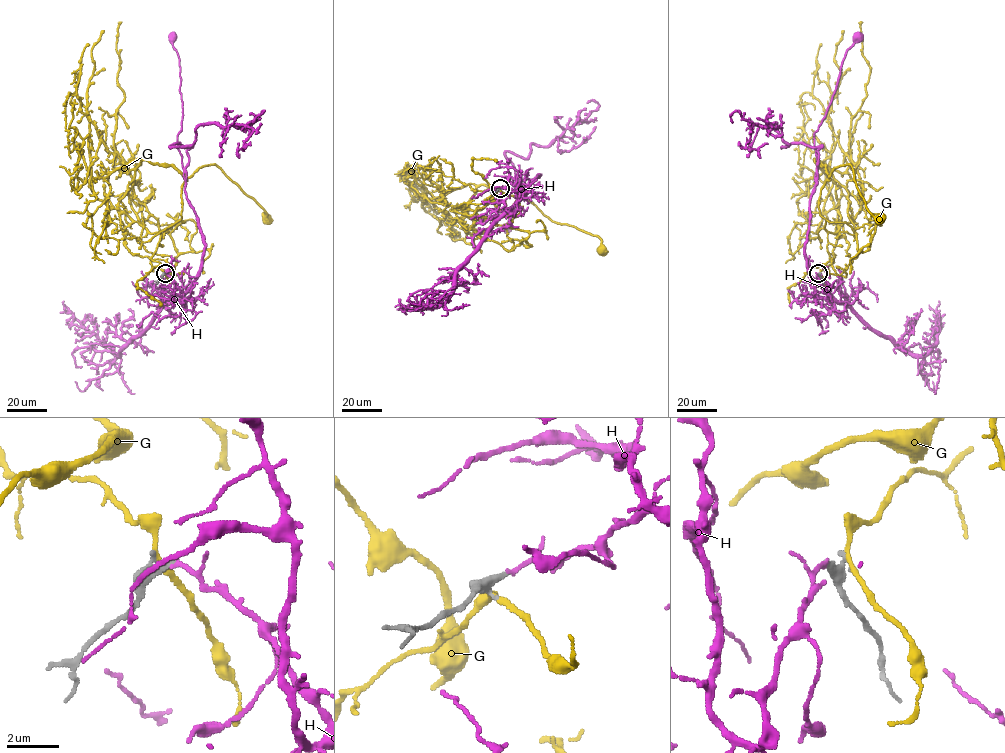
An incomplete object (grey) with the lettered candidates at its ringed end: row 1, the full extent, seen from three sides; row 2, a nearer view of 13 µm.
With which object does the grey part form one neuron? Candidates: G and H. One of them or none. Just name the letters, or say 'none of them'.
none of them

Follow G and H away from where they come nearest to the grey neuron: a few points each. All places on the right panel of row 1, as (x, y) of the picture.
G: (820, 273), (833, 262), (840, 225), (829, 232), (818, 207), (835, 168), (849, 164), (865, 208), (882, 218)
H: (818, 273), (814, 297), (832, 310), (833, 297), (809, 273), (805, 252), (817, 169), (814, 133), (857, 37)

